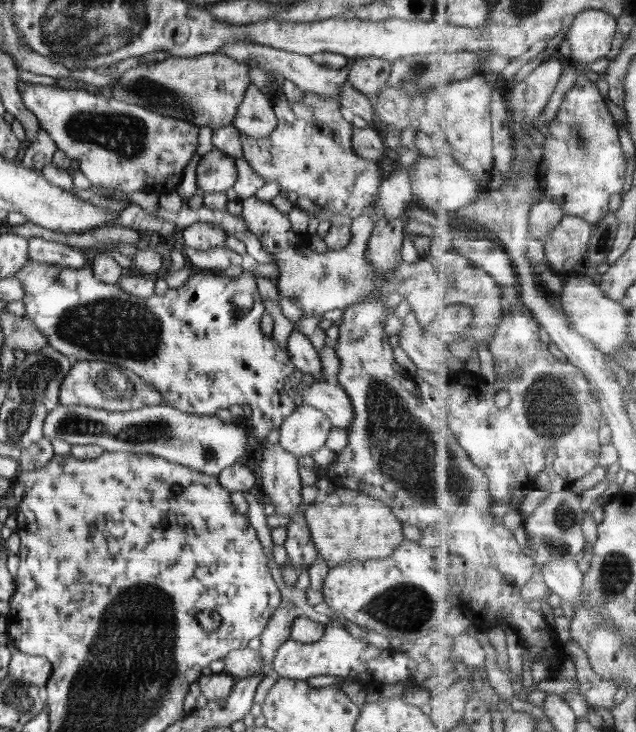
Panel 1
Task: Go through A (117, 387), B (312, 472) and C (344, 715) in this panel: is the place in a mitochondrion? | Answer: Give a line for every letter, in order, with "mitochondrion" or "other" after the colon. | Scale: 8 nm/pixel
A: mitochondrion
B: other
C: other

